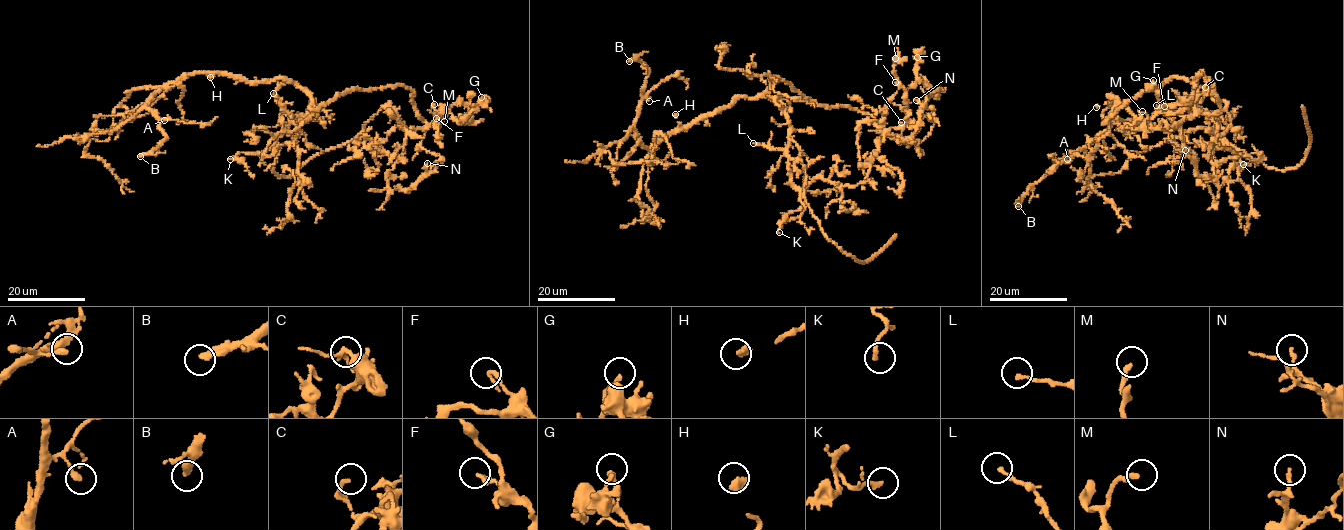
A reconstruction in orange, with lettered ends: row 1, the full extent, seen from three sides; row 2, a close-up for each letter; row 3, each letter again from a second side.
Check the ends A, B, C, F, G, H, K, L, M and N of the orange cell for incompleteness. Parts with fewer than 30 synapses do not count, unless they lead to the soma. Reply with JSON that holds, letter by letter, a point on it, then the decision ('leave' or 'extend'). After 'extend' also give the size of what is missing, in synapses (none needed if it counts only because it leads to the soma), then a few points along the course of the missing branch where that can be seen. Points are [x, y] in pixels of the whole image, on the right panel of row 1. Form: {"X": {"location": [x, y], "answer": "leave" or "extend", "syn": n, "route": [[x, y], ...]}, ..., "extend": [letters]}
{"A": {"location": [1067, 159], "answer": "leave"}, "B": {"location": [1018, 206], "answer": "extend", "syn": 90, "route": [[1018, 206], [1039, 247], [1090, 277], [1091, 267]]}, "C": {"location": [1205, 87], "answer": "leave"}, "F": {"location": [1164, 106], "answer": "leave"}, "G": {"location": [1153, 80], "answer": "leave"}, "H": {"location": [1096, 107], "answer": "leave"}, "K": {"location": [1243, 164], "answer": "leave"}, "L": {"location": [1156, 105], "answer": "leave"}, "M": {"location": [1142, 111], "answer": "leave"}, "N": {"location": [1185, 150], "answer": "leave"}, "extend": ["B"]}

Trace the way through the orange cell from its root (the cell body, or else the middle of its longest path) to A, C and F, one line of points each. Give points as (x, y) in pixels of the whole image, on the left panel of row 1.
A: (311, 104), (307, 93), (286, 79), (249, 81), (223, 73), (193, 72), (153, 92), (145, 107), (164, 120)
C: (311, 104), (312, 109), (318, 110), (356, 89), (407, 87), (427, 129), (446, 115), (434, 110), (434, 104)
F: (311, 104), (403, 86), (427, 129), (445, 113), (434, 115), (438, 128), (436, 118)

